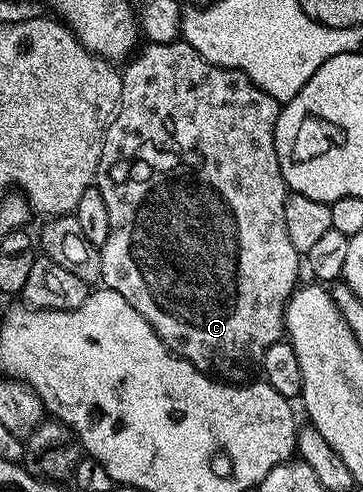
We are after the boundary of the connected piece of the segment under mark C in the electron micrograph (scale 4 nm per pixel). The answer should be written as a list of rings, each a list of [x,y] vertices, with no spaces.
[[[153,42],[144,47],[126,63],[122,71],[119,109],[107,126],[101,160],[95,173],[94,185],[105,200],[105,208],[109,208],[109,236],[99,251],[103,273],[101,282],[106,289],[121,292],[121,296],[125,296],[125,300],[129,300],[129,304],[133,304],[133,308],[137,308],[137,312],[149,320],[153,332],[161,336],[164,344],[178,358],[183,358],[216,380],[239,384],[252,377],[251,369],[254,366],[256,369],[262,363],[267,349],[284,337],[283,313],[300,281],[301,255],[293,248],[289,231],[285,229],[285,200],[289,191],[287,181],[281,176],[281,164],[277,160],[275,147],[275,125],[281,106],[273,100],[273,96],[253,85],[241,71],[209,64],[187,42]]]

